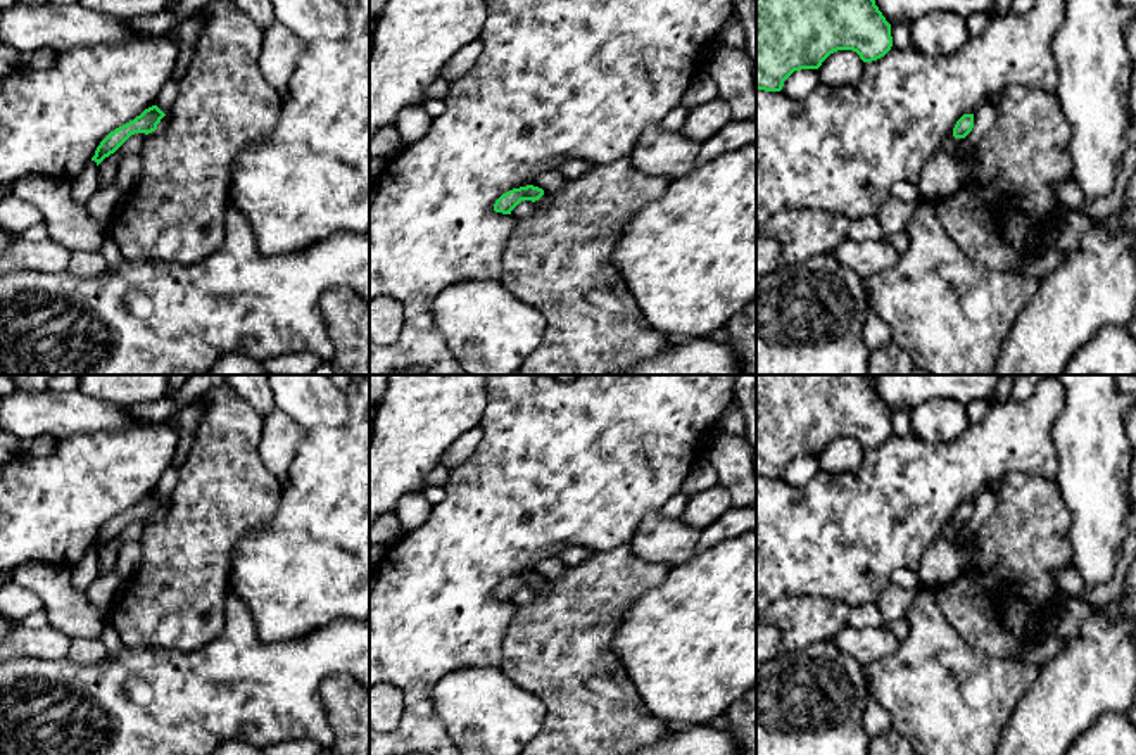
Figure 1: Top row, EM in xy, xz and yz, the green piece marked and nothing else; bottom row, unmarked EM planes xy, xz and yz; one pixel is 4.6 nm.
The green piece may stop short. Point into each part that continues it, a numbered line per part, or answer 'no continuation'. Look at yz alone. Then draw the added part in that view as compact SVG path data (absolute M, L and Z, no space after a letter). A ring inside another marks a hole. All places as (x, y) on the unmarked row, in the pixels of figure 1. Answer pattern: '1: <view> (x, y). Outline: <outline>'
no continuation

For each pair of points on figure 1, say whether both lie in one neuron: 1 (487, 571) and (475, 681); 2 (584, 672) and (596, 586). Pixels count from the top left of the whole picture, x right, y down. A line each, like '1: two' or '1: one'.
1: two
2: one

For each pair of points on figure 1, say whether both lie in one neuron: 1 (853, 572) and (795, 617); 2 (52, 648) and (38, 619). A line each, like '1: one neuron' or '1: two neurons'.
1: two neurons
2: two neurons

